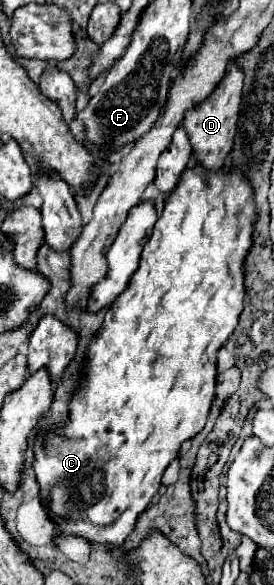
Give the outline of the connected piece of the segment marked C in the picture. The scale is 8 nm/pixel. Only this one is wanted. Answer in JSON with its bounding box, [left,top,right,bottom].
[34,164,256,546]

